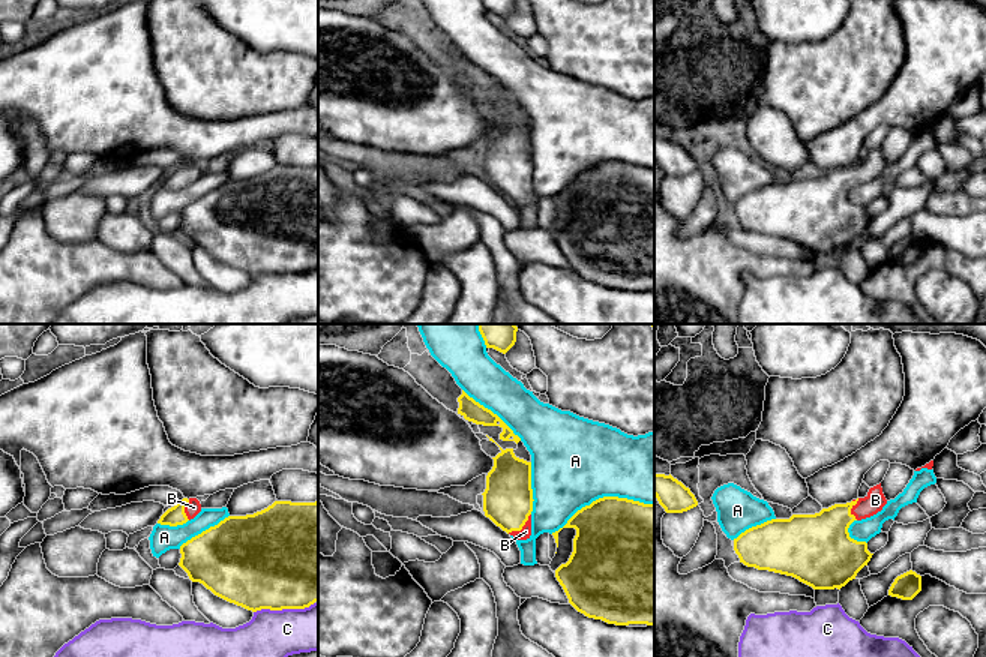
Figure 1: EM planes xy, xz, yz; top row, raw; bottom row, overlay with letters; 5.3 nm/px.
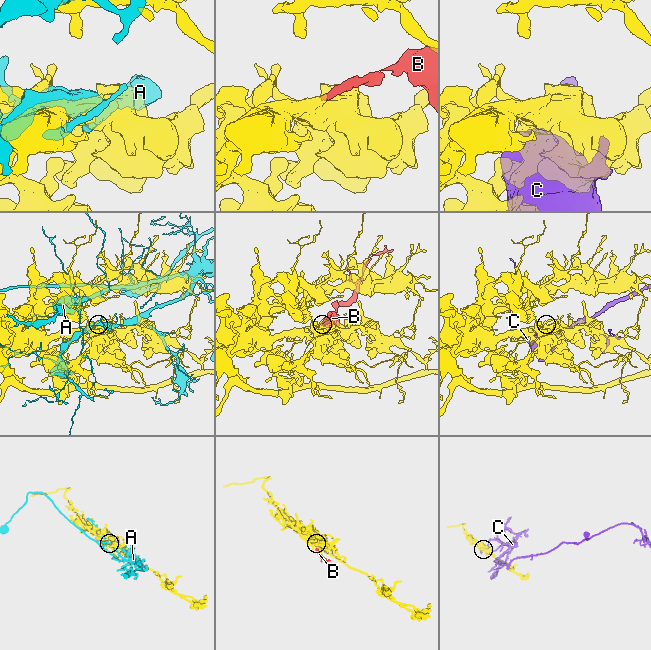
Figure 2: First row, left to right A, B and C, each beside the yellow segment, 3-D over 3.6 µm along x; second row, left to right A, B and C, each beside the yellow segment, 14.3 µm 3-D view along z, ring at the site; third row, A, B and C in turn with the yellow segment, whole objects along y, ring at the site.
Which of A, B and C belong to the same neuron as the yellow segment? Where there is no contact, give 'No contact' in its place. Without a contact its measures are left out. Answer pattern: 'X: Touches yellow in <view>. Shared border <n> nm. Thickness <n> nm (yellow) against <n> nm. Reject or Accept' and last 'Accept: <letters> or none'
A: Touches yellow in xz. Shared border 600 nm. Thickness 460 nm (yellow) against 480 nm. Reject
B: Touches yellow in xz. Shared border 170 nm. Thickness 280 nm (yellow) against 60 nm. Accept
C: Touches yellow in xy. Shared border 340 nm. Thickness 500 nm (yellow) against 260 nm. Reject
Accept: B

